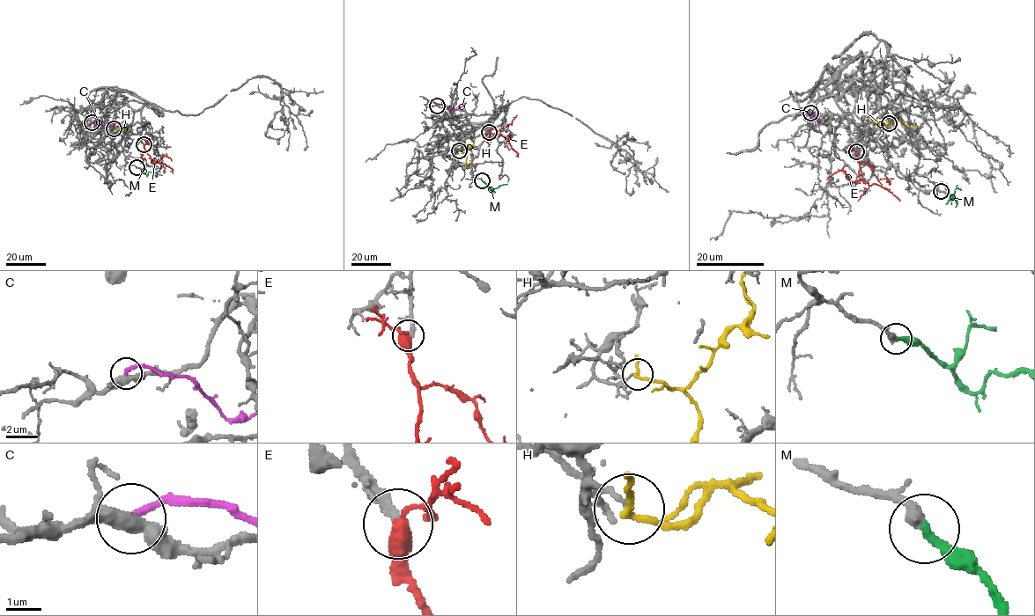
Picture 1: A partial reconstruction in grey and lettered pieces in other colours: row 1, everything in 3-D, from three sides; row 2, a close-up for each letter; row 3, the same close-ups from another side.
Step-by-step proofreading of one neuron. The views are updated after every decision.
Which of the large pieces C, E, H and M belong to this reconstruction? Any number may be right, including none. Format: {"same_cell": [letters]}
{"same_cell": ["E", "M"]}

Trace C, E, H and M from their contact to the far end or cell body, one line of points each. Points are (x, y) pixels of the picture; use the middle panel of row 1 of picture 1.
C: (437, 106), (443, 105), (453, 110), (466, 102)
E: (489, 132), (505, 136), (518, 157)
H: (459, 150), (467, 155), (467, 165), (469, 160)
M: (482, 180), (491, 190), (507, 184)

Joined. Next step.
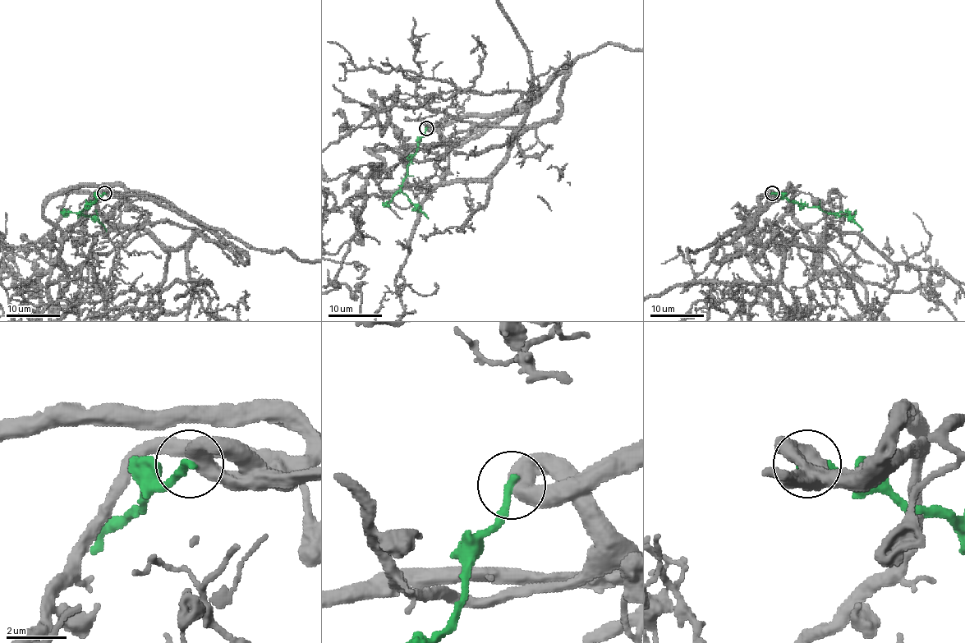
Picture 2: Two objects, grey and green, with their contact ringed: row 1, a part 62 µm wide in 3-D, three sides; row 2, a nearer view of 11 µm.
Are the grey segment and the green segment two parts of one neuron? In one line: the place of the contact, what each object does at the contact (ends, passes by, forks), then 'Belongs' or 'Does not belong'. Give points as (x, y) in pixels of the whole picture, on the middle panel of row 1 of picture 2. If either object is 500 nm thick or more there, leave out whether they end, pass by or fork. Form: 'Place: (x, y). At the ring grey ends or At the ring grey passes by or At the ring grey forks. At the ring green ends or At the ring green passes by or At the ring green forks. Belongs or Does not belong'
Place: (426, 128). Does not belong

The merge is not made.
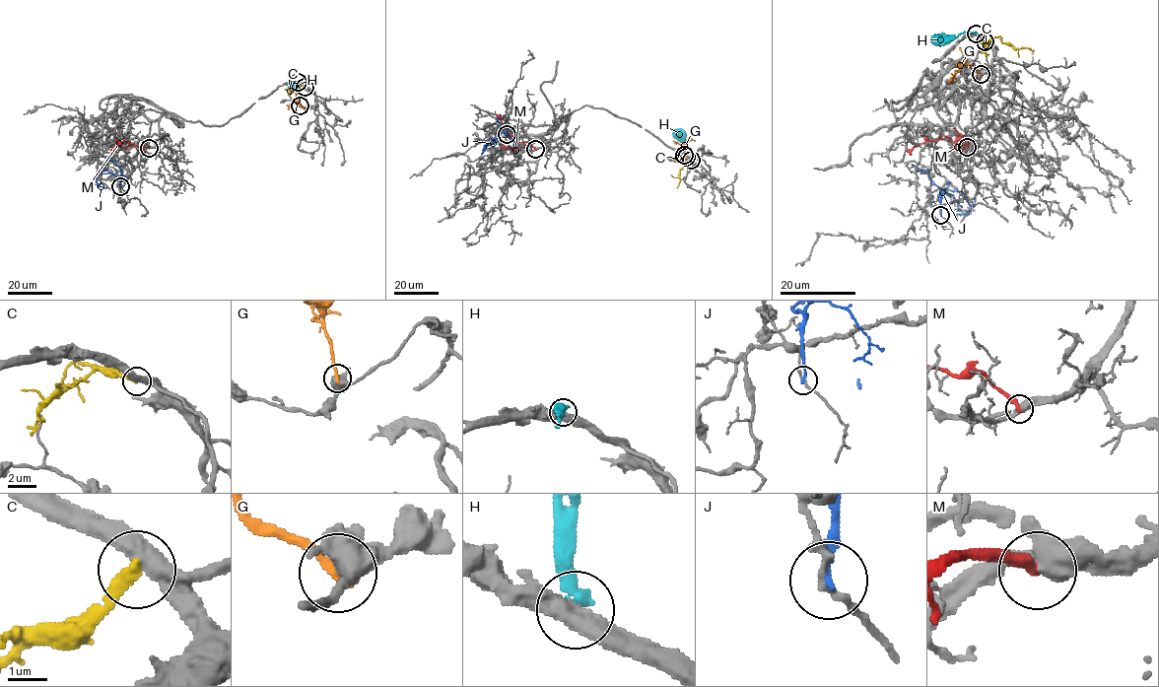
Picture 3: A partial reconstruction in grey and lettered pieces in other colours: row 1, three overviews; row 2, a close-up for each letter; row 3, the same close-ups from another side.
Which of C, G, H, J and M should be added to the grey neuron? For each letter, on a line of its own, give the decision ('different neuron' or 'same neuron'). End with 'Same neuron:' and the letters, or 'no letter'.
C: different neuron
G: different neuron
H: different neuron
J: different neuron
M: different neuron
Same neuron: no letter

